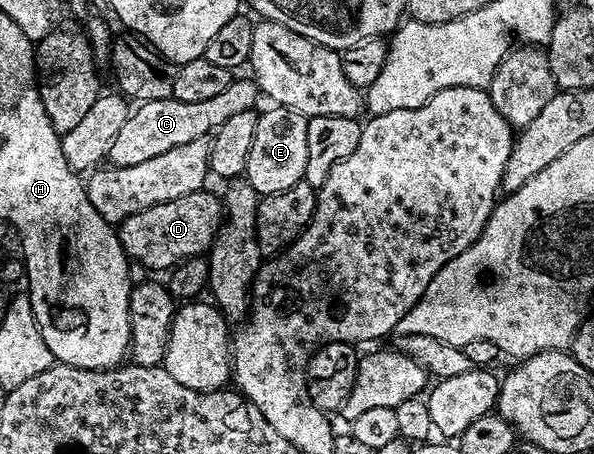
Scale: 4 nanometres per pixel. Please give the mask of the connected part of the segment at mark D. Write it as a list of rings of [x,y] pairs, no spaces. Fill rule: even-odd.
[[[207,192],[190,193],[169,203],[157,203],[118,222],[119,242],[128,258],[144,264],[150,271],[170,271],[190,257],[203,257],[219,234],[219,226],[225,217],[222,200]]]

